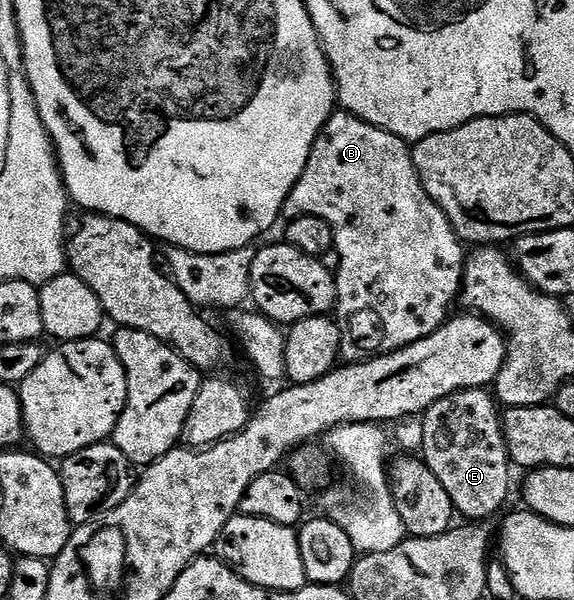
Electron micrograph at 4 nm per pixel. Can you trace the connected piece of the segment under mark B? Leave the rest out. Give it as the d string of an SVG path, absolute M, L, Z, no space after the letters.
M337 110L324 123L324 129L318 134L314 146L310 150L310 158L306 162L306 170L302 178L290 190L290 194L284 203L283 215L291 218L293 216L317 216L326 222L330 222L334 234L334 247L342 258L342 266L335 272L336 277L336 306L334 309L335 319L340 326L340 360L349 364L361 364L367 360L373 360L379 356L390 354L394 350L402 350L438 330L449 319L453 311L452 303L460 300L460 288L464 284L464 261L466 259L465 245L462 243L455 230L450 226L446 214L426 194L422 182L416 173L416 167L412 161L412 148L407 140L398 138L370 122L366 122L350 113Z

